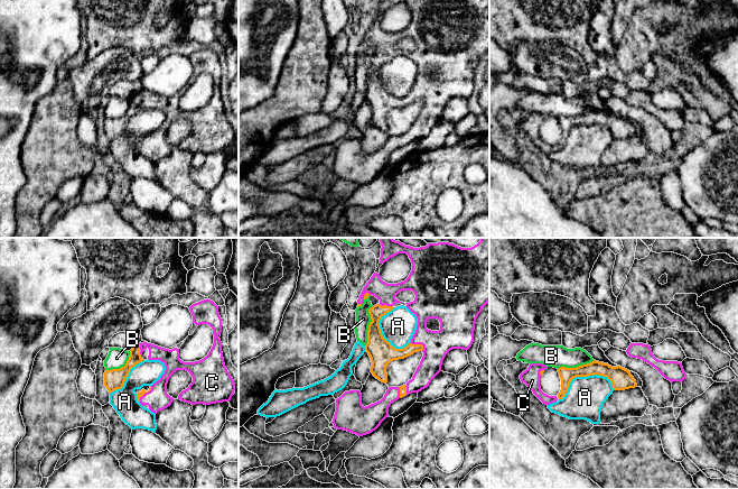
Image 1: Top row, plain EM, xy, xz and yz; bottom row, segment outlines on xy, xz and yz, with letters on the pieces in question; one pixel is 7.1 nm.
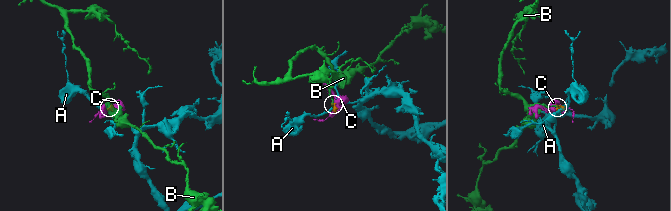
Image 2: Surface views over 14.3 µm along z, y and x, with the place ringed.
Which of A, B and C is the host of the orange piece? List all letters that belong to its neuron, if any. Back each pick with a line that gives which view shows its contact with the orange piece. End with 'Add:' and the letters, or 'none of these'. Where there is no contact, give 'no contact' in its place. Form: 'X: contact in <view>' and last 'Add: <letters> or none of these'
C: contact in xz
Add: C

